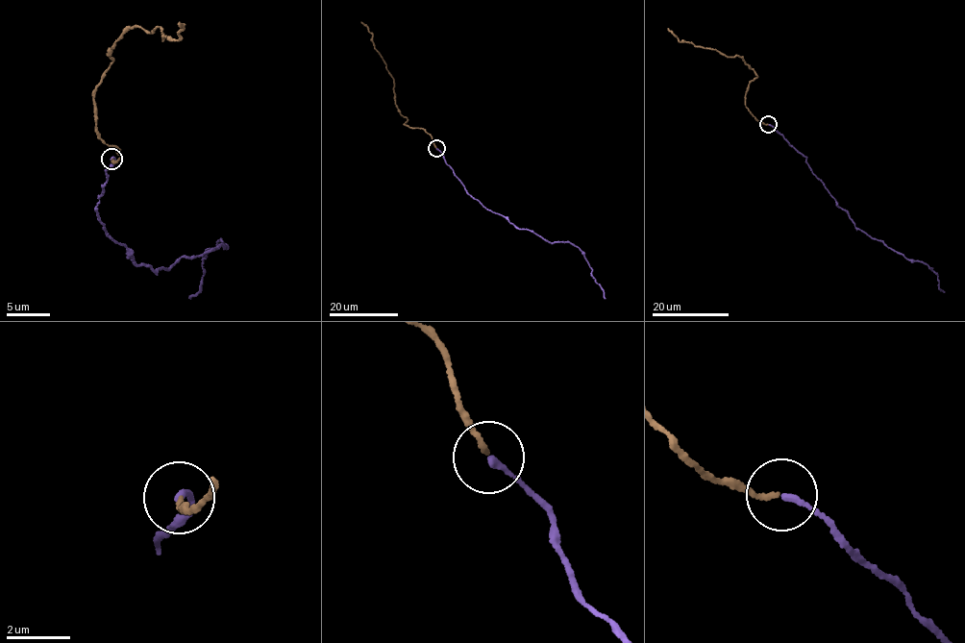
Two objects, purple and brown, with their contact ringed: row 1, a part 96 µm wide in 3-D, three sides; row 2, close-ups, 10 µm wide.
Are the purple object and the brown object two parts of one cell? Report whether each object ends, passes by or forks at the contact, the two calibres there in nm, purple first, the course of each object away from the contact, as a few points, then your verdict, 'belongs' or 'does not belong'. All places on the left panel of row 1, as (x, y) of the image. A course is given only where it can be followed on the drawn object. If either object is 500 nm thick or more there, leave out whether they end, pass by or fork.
purple ends there; brown ends there; 200 nm thick on the purple side, 150 nm on the other; purple runs (112, 160), (95, 210), (133, 260), (170, 268), (224, 243), (203, 260), (201, 290), (188, 297); brown runs (112, 160), (120, 155), (96, 131), (93, 100), (108, 55), (137, 26), (160, 27), (174, 41), (180, 22); belongs

